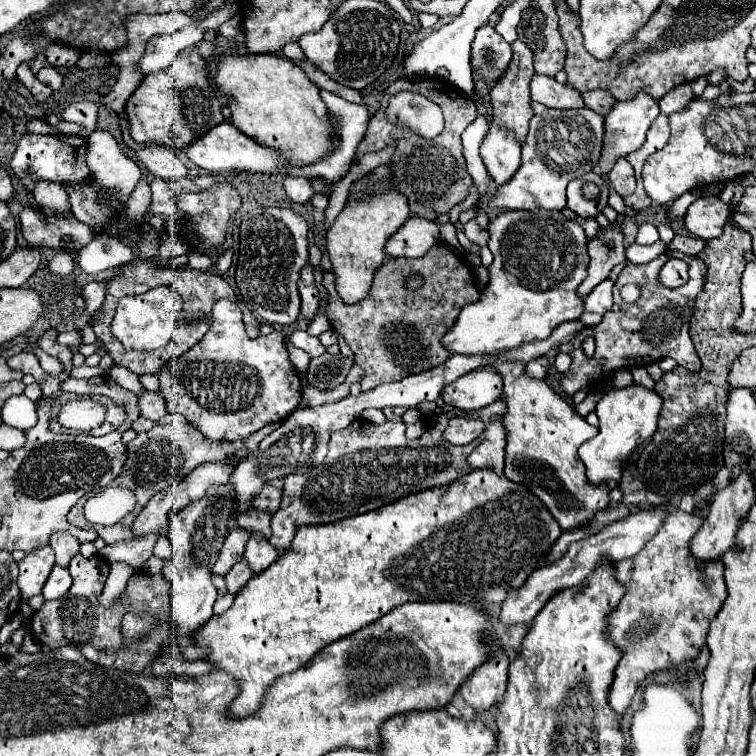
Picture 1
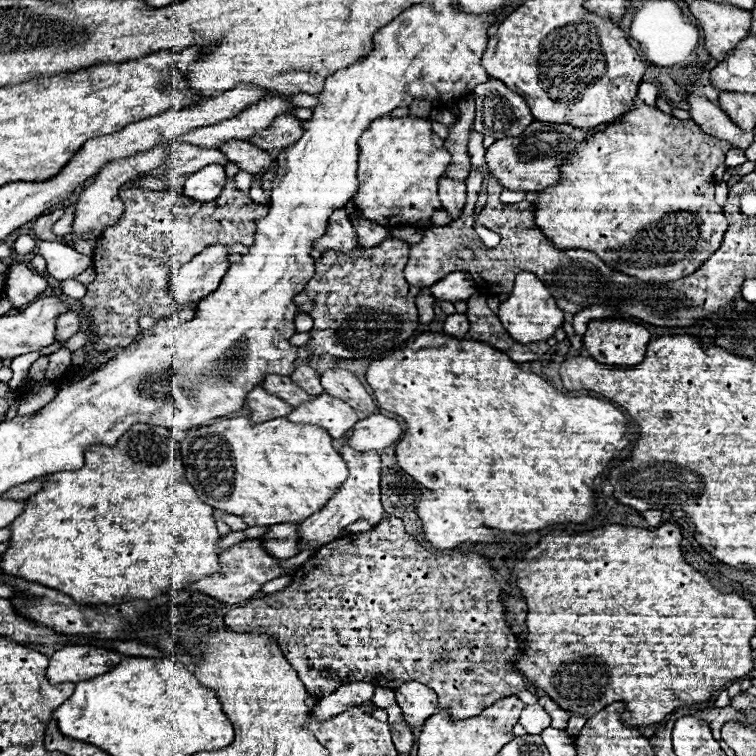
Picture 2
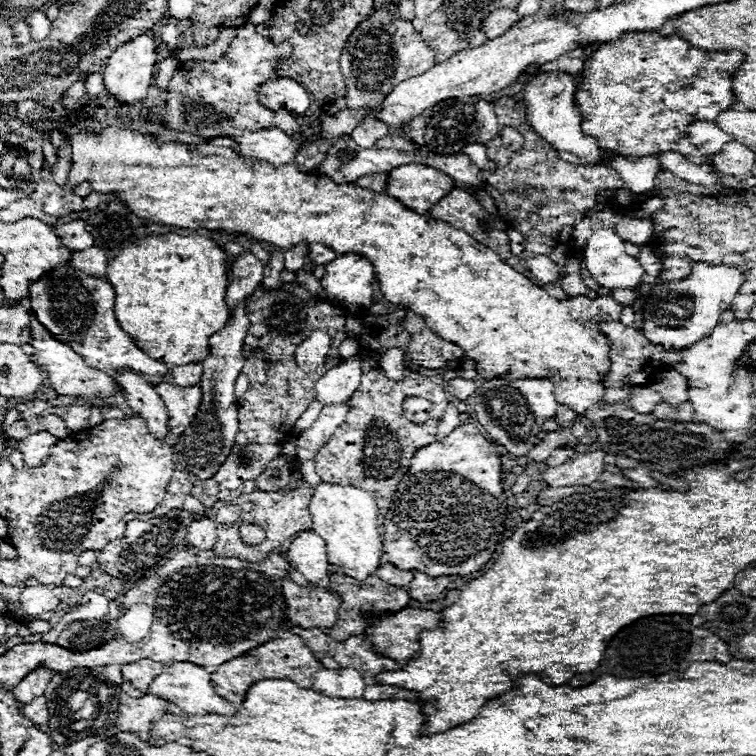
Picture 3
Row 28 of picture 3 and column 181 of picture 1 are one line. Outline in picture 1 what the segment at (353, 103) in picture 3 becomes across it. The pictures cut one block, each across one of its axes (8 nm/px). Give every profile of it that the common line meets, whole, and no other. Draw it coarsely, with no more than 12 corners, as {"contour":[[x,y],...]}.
{"contour":[[280,328],[208,334],[158,372],[168,412],[236,442],[298,406]]}

